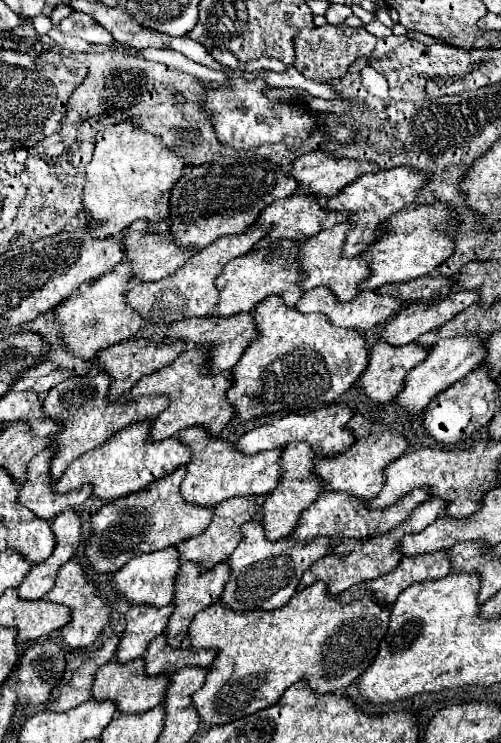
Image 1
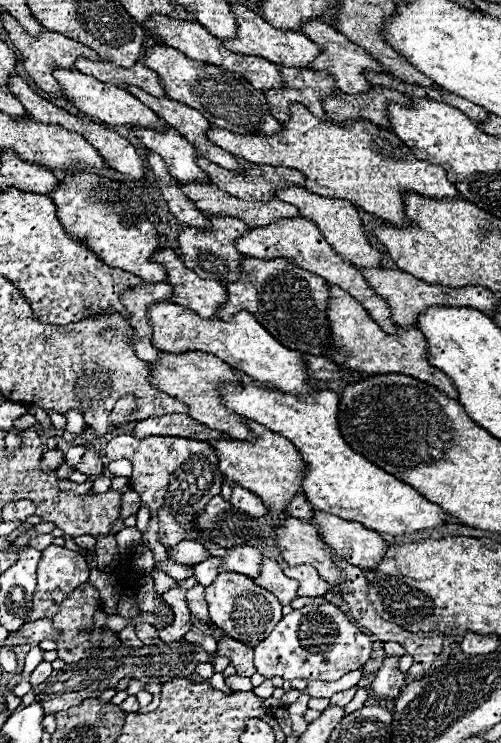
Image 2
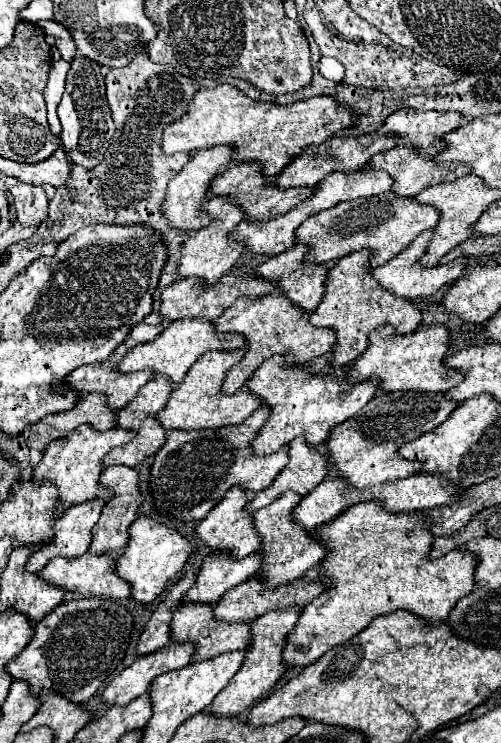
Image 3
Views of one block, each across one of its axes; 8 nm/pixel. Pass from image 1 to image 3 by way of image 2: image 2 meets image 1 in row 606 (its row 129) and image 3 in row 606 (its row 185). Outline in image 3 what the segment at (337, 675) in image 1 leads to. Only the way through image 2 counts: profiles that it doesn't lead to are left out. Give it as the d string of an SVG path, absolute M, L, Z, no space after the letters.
M362 502L344 510L334 520L312 532L314 540L326 548L326 556L320 562L320 578L326 588L316 596L300 614L296 628L288 634L286 646L282 652L282 664L288 670L304 668L316 662L330 648L346 642L364 630L374 618L390 614L396 610L406 610L422 618L426 624L440 624L448 618L448 612L454 604L464 598L474 588L474 556L464 550L452 550L438 560L428 560L430 546L434 536L430 534L430 520L420 512L392 514L382 508L380 502Z

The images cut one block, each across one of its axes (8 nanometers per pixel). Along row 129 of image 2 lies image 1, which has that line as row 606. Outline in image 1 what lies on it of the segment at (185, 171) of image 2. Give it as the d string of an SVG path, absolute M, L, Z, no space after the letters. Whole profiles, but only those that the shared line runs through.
M172 604L164 608L132 606L126 612L126 628L120 636L114 660L126 664L140 658L144 654L144 648L148 648L150 640L164 632L170 614L172 614Z

